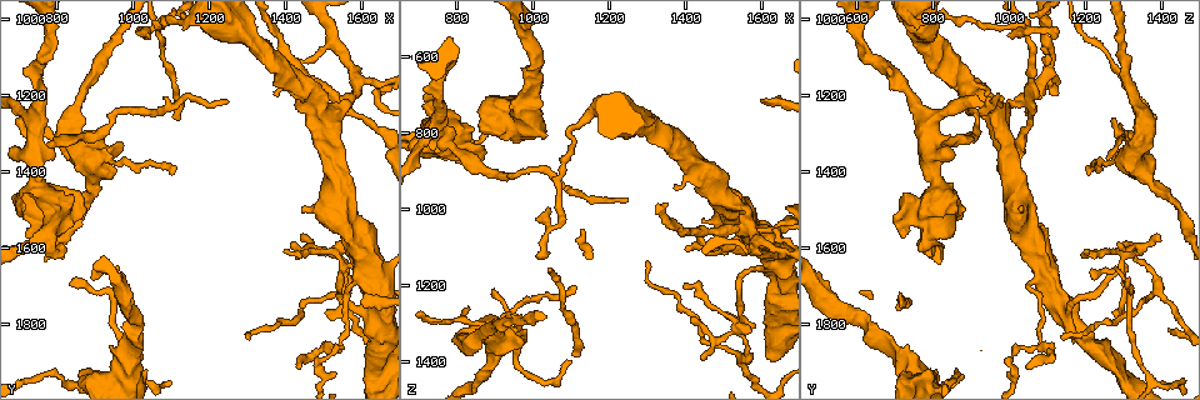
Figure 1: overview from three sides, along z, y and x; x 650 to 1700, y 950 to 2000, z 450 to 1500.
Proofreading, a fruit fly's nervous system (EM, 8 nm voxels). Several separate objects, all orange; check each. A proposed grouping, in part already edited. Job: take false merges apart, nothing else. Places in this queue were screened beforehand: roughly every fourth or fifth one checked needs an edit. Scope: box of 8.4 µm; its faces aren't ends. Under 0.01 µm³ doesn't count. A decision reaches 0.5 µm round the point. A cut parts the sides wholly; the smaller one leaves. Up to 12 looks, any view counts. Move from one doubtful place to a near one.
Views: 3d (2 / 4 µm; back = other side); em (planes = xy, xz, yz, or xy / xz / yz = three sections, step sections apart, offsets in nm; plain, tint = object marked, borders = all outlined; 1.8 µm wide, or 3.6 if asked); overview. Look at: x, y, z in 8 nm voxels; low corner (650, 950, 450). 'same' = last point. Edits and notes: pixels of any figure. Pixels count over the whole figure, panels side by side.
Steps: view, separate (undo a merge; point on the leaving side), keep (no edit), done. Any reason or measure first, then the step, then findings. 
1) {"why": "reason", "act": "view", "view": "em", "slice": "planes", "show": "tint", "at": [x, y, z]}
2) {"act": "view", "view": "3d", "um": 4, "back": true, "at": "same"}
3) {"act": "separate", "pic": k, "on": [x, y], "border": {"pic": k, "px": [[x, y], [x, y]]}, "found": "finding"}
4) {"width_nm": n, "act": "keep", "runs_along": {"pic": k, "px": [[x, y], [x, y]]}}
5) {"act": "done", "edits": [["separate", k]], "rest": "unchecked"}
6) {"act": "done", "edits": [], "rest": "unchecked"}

{"why": "thick turns thin", "act": "view", "view": "3d", "um": 2, "at": [790, 1315, 1290]}

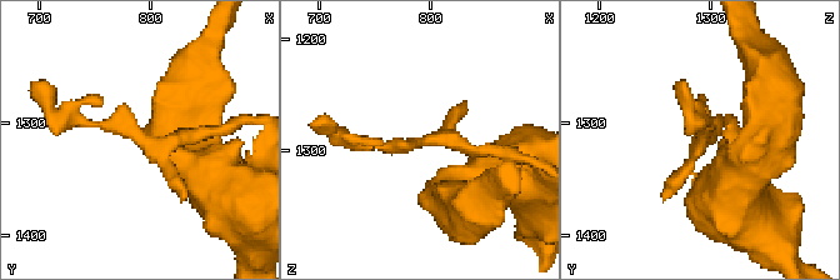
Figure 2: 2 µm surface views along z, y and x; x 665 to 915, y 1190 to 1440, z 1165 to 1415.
{"act": "view", "view": "em", "slice": "planes", "show": "tint", "at": [798, 1320, 1286]}

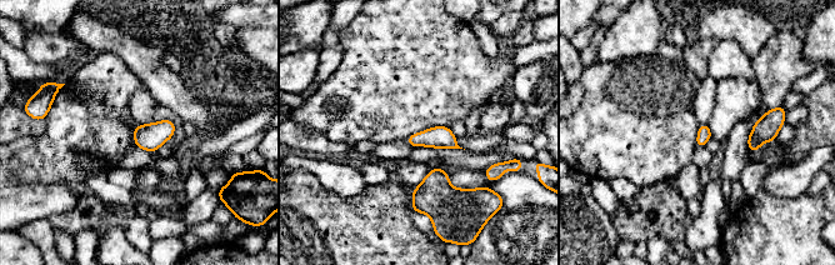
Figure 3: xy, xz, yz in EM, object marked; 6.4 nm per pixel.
{"width_nm": 90, "act": "keep", "found": "one neuron here"}

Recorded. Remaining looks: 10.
{"why": "thick turns thin", "act": "view", "view": "3d", "um": 2, "at": [1560, 1205, 1035]}

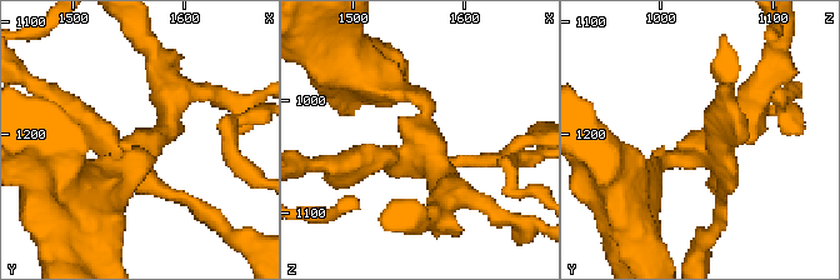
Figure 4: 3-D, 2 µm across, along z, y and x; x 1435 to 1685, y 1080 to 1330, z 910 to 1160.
{"why": "now the EM", "act": "view", "view": "em", "slice": "yz", "step": 16, "show": "tint", "at": [1560, 1214, 1034]}

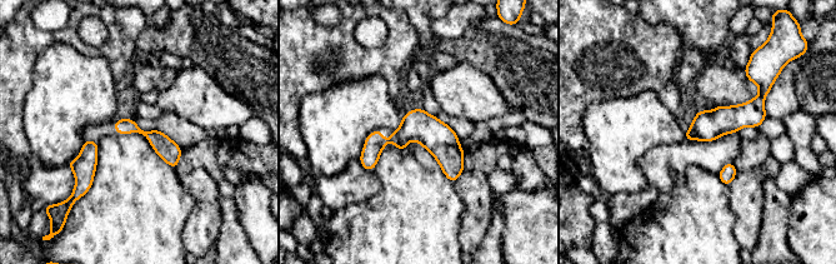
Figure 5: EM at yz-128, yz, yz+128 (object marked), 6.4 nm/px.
{"arms": 4, "act": "separate", "pic": 5, "on": [450, 158], "border": {"pic": 5, "px": [[457, 143], [439, 145], [431, 152]]}, "found": "a second neuron is stuck on"}

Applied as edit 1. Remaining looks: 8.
{"why": "see it whole again", "act": "view", "view": "overview"}

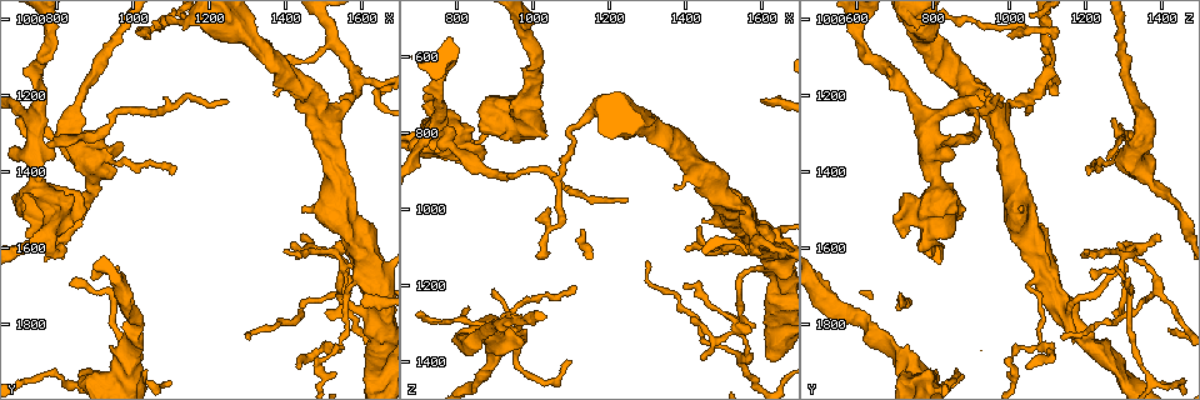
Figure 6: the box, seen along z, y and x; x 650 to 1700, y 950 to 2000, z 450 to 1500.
{"why": "a fork", "act": "view", "view": "em", "um": 3.6, "slice": "planes", "show": "plain", "at": [1540, 1615, 1305]}

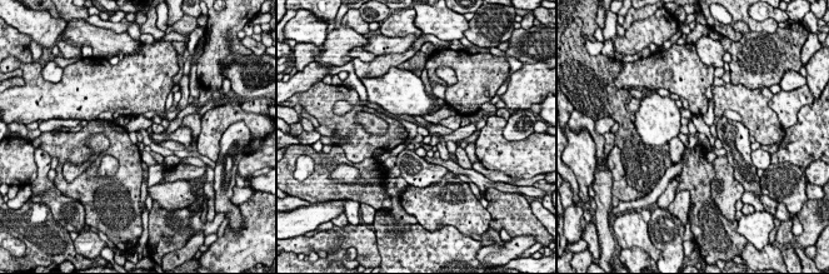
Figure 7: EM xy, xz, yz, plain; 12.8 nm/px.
{"act": "view", "view": "em", "um": 3.6, "slice": "planes", "show": "tint", "at": "same"}

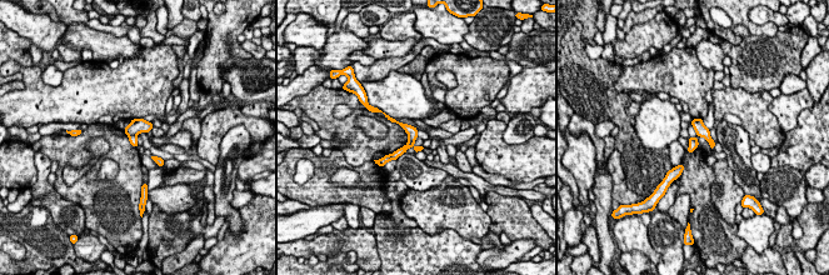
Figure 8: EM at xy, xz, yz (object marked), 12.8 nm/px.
{"width_nm": 140, "act": "separate", "pic": 8, "on": [138, 125], "border": {"pic": 8, "px": [[135, 135], [129, 136]]}, "found": "a second neuron is stuck on"}

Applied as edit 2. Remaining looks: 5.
{"why": "see it whole again", "act": "view", "view": "overview"}

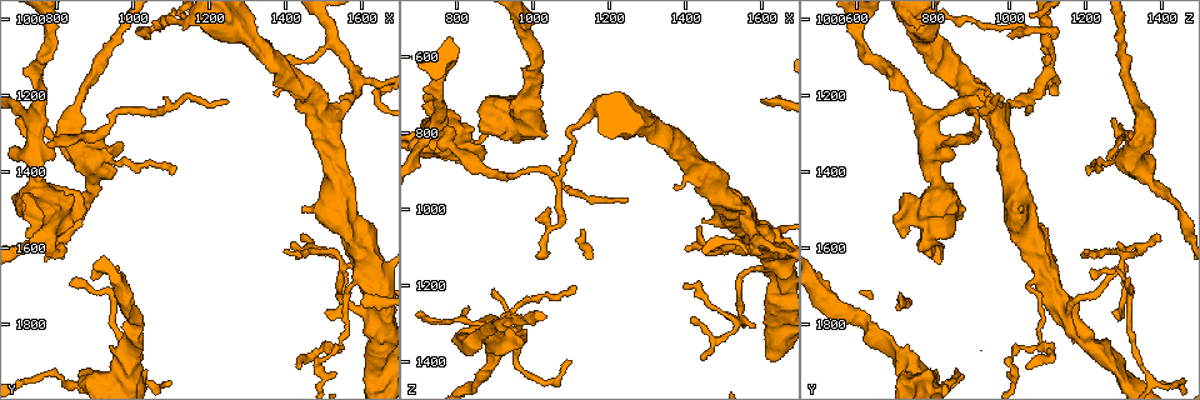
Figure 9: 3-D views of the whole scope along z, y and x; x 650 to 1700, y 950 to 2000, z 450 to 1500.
{"why": "sharp bend", "act": "view", "view": "em", "um": 3.6, "slice": "planes", "show": "tint", "at": [1615, 1670, 1095]}

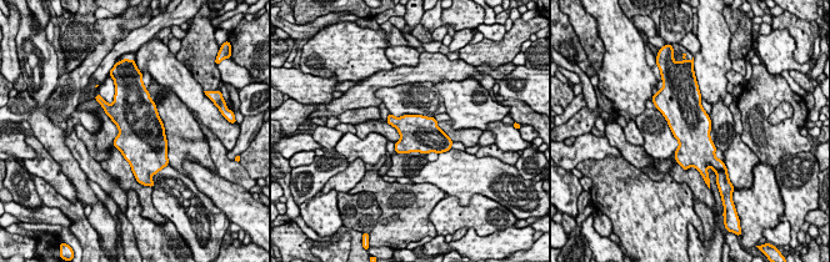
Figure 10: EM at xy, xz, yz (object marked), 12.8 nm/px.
{"act": "keep", "found": "continuous, no second neuron"}

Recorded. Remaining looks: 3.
{"why": "thick turns thin", "act": "view", "view": "3d", "um": 4, "back": true, "at": [755, 1350, 795]}

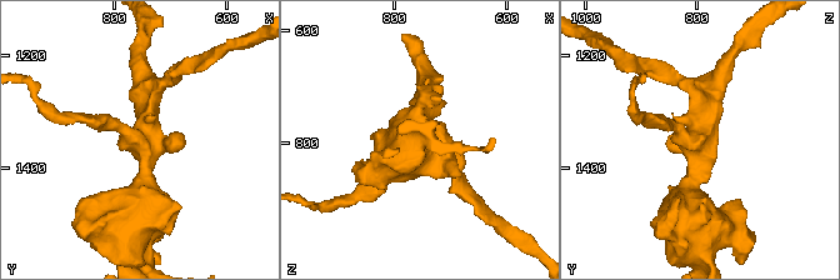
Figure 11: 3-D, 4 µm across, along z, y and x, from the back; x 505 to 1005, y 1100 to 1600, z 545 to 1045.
{"act": "view", "view": "em", "slice": "yz", "step": 8, "show": "tint", "at": [750, 1350, 795]}

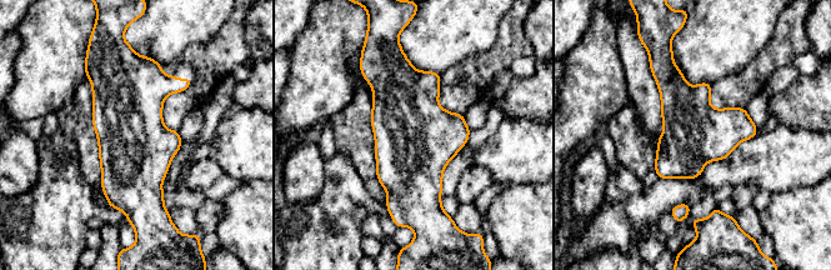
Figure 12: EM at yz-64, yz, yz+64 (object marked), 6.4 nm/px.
{"act": "keep", "found": "one neuron here"}

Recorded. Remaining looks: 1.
{"act": "done", "edits": [["separate", 5], ["separate", 8]], "rest": "unchecked"}

